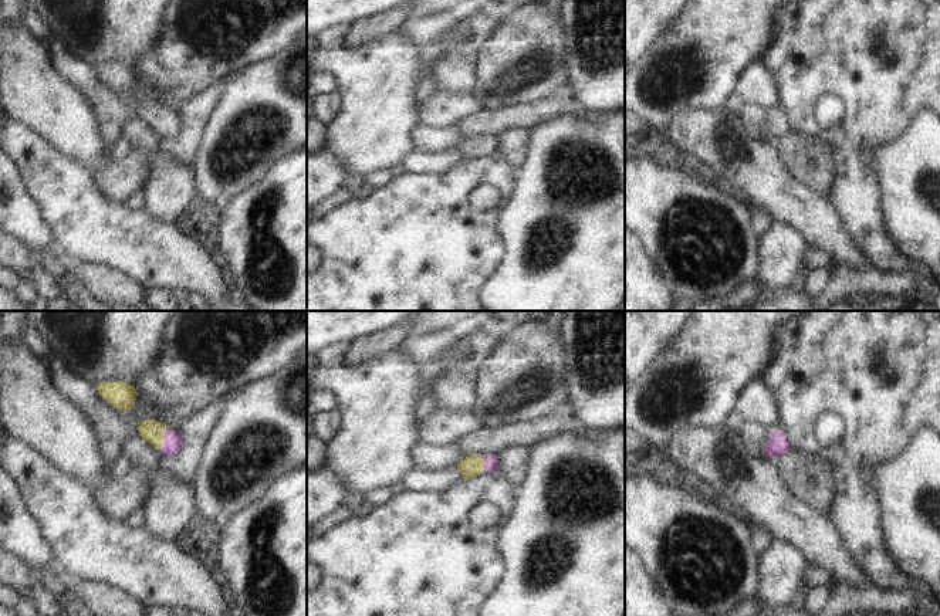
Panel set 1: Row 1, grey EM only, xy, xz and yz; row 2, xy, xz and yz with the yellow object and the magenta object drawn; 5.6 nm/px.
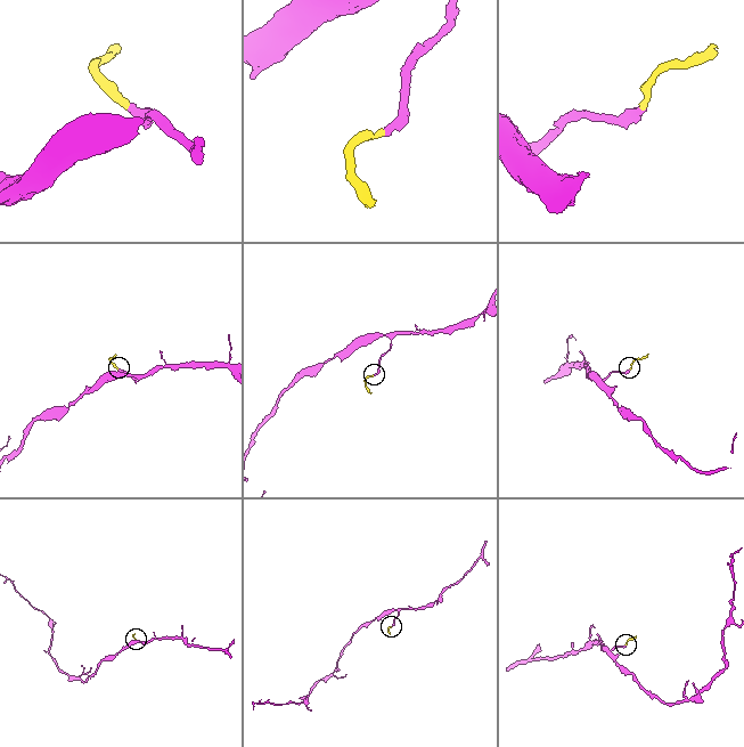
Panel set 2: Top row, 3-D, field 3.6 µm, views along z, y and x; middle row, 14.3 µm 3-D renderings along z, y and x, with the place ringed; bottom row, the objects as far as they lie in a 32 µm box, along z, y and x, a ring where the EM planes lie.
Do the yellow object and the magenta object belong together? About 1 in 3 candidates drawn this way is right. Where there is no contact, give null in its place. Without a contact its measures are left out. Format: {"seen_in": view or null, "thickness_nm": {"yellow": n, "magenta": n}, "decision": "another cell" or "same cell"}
{"seen_in": "xy", "thickness_nm": {"yellow": 130, "magenta": 110}, "decision": "same cell"}

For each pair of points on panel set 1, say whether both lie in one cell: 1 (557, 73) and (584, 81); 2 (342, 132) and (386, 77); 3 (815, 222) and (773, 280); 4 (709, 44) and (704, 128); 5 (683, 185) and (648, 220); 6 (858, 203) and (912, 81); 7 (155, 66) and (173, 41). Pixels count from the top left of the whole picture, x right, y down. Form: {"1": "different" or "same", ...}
{"1": "different", "2": "same", "3": "different", "4": "different", "5": "same", "6": "same", "7": "same"}

